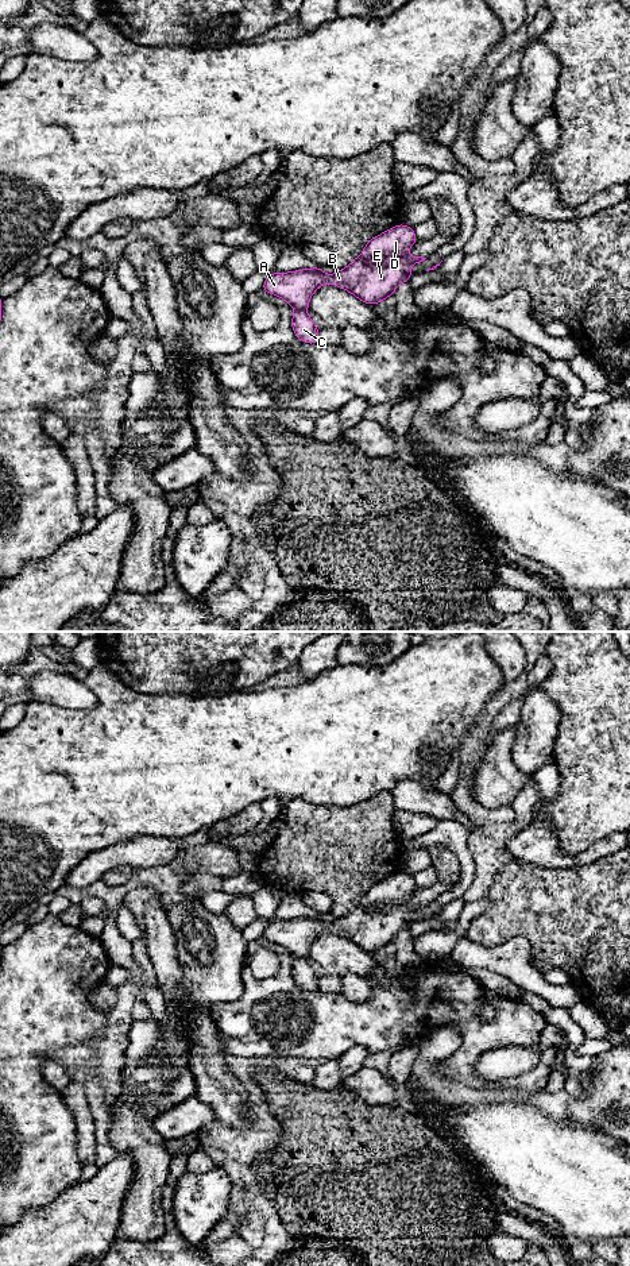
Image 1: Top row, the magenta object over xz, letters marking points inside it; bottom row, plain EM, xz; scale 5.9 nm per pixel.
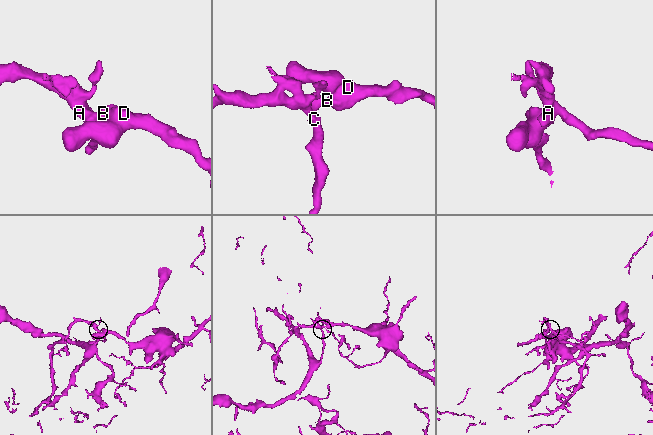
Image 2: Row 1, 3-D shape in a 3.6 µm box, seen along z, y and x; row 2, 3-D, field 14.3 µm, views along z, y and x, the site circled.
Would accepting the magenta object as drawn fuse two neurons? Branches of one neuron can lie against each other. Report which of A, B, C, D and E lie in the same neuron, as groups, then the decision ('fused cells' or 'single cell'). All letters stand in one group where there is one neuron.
groups A B D E / C; fused cells

